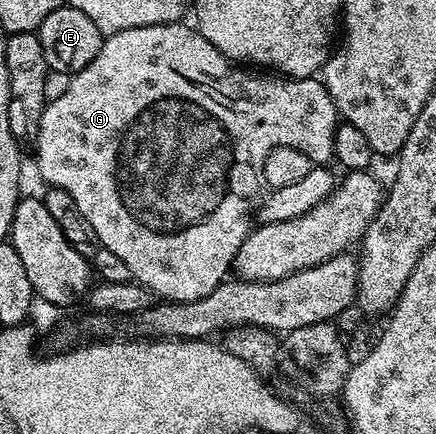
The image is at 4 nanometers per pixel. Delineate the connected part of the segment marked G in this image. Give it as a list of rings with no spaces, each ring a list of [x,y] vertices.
[[[184,21],[168,22],[143,28],[127,28],[123,32],[108,35],[102,41],[95,60],[91,60],[87,68],[70,77],[63,96],[46,101],[35,143],[37,170],[41,173],[42,180],[49,182],[45,184],[54,190],[67,192],[67,196],[75,200],[79,212],[83,212],[87,224],[91,224],[98,243],[115,252],[115,256],[119,256],[127,263],[127,268],[131,268],[132,281],[147,287],[150,295],[167,302],[199,300],[226,281],[235,256],[251,229],[249,166],[260,168],[263,160],[267,160],[267,152],[277,146],[294,146],[309,158],[310,163],[328,163],[333,158],[335,132],[339,125],[337,109],[324,82],[316,77],[287,78],[273,72],[250,72],[224,58],[192,25],[185,25]]]

